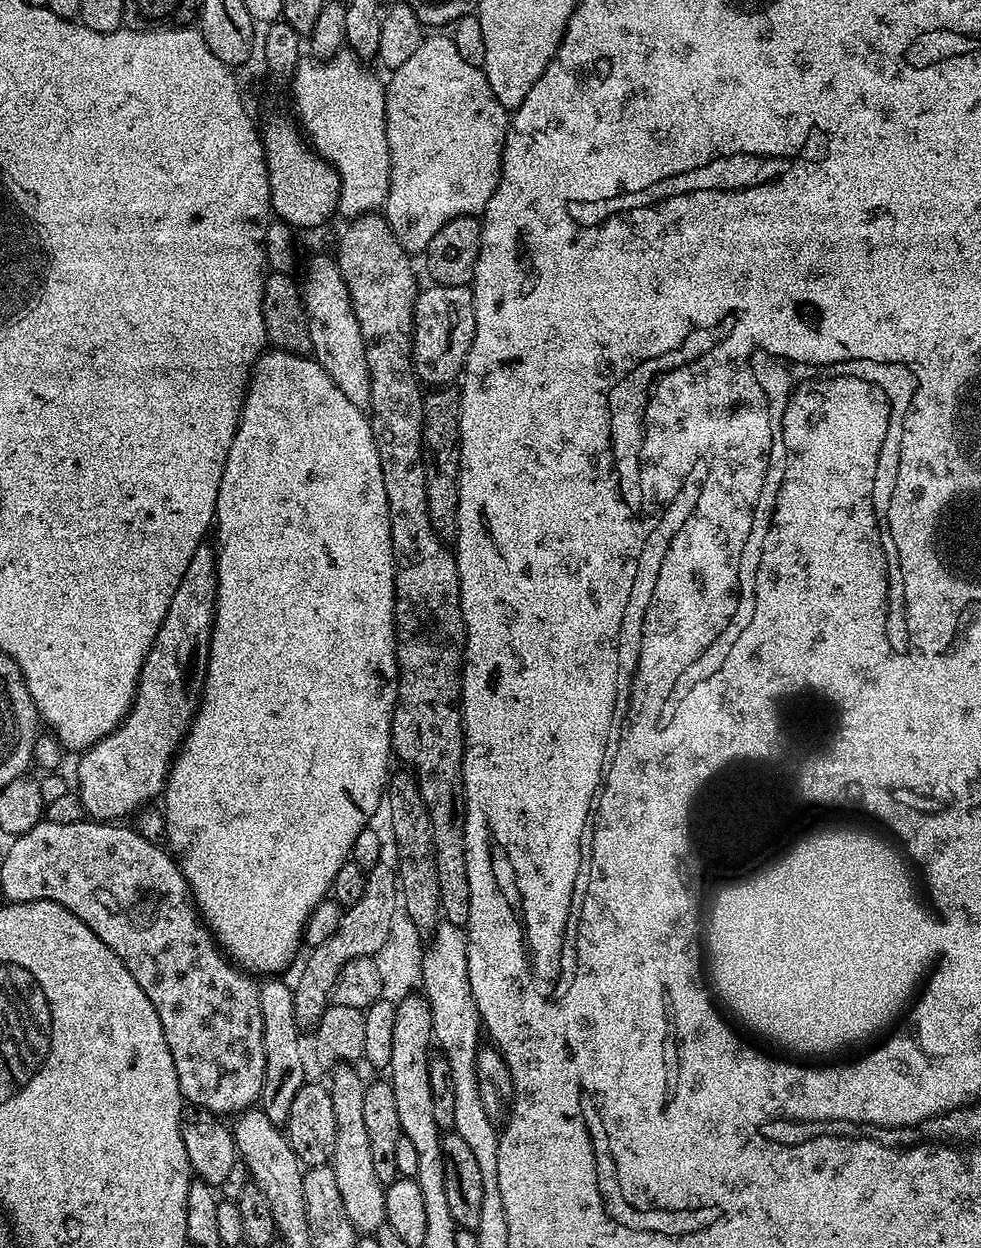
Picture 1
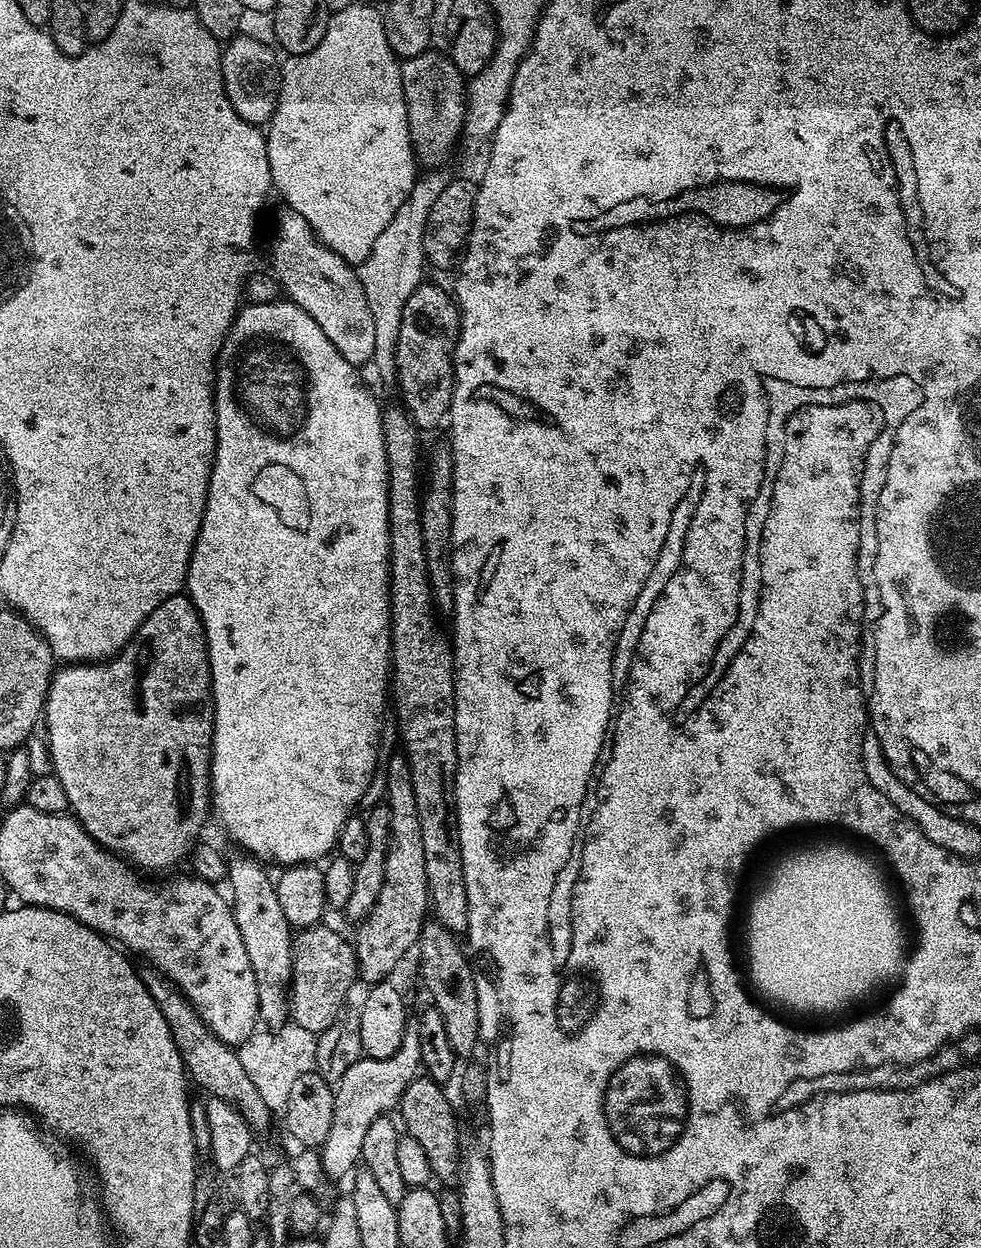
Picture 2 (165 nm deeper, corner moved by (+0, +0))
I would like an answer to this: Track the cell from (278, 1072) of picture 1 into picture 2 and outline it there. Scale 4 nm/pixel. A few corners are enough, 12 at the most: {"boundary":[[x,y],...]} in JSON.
{"boundary":[[227,857],[260,1020],[289,1023],[294,930],[257,857]]}

